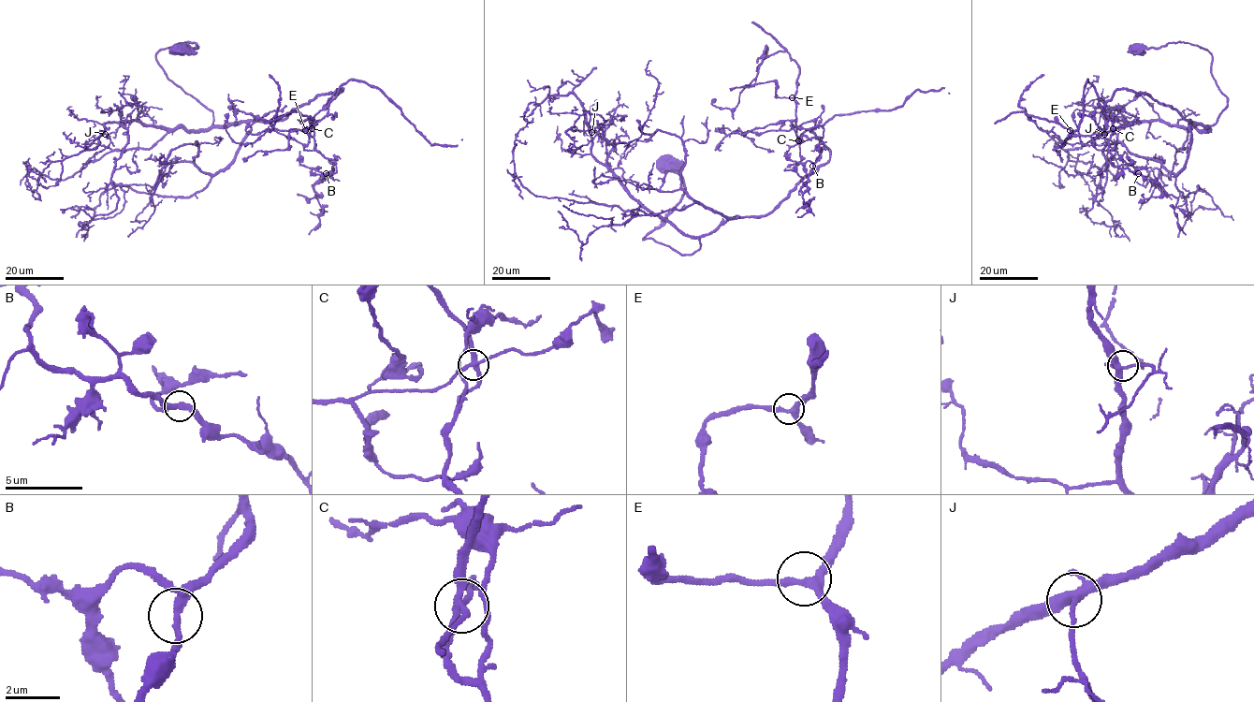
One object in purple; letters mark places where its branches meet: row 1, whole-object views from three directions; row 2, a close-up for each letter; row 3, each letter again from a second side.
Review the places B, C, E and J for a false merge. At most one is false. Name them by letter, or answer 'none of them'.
C

